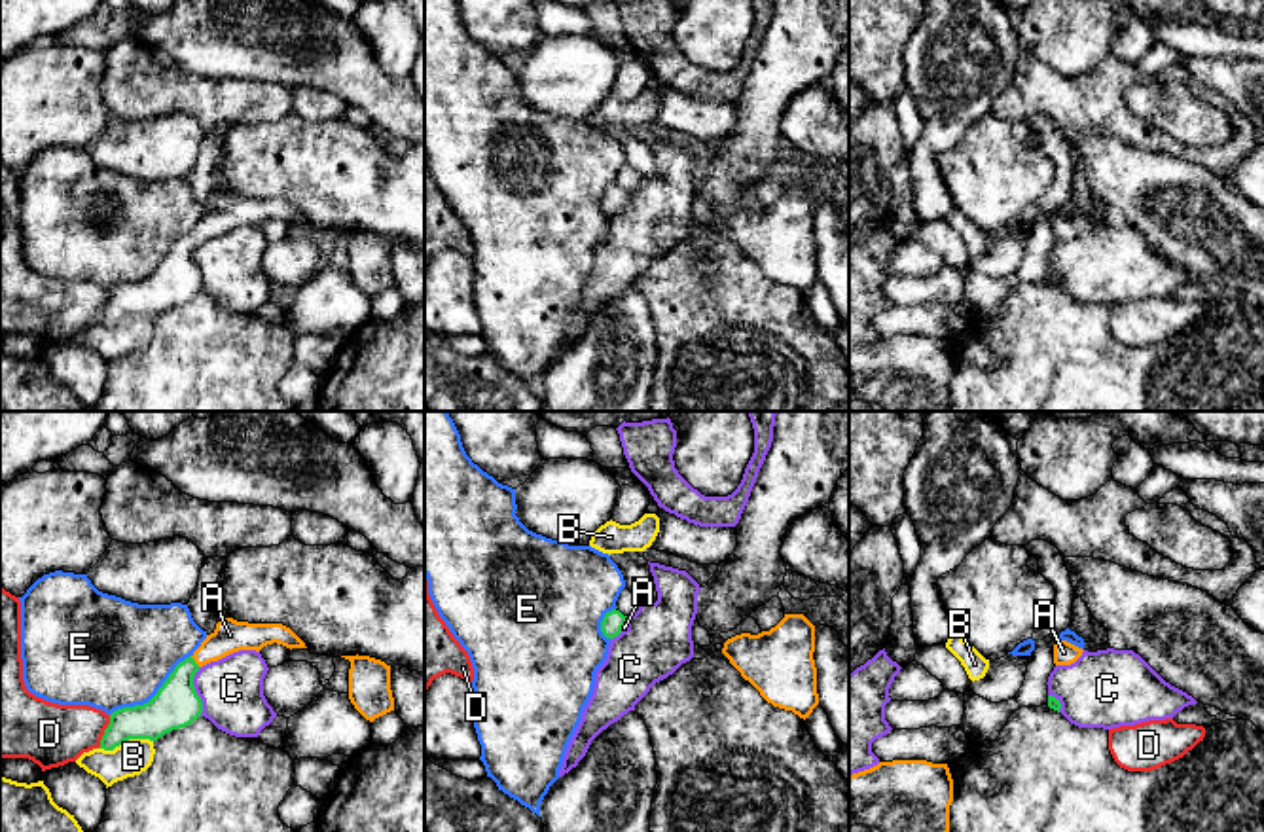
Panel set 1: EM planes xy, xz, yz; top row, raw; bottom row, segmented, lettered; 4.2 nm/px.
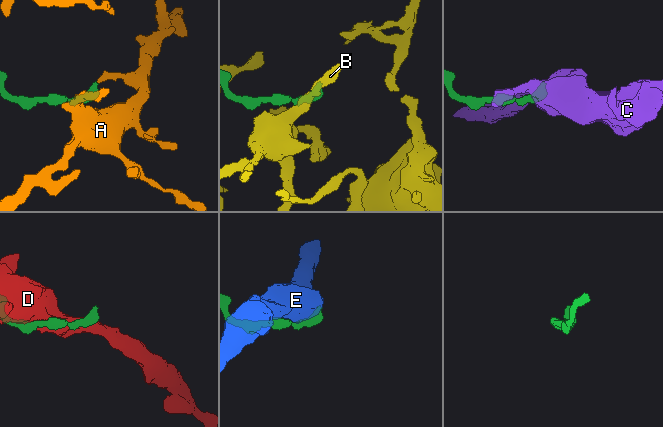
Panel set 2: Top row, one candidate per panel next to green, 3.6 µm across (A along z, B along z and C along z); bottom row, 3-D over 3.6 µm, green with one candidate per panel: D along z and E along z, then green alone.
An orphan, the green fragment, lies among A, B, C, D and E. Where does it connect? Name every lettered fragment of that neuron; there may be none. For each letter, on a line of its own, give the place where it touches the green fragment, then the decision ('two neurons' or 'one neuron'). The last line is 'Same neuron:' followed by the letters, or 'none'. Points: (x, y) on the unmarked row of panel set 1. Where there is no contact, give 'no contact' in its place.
A: contact xy (194, 237); one neuron
B: contact xy (126, 315); two neurons
C: contact xy (196, 268); two neurons
D: contact xy (105, 307); two neurons
E: contact xy (154, 271); two neurons
Same neuron: A

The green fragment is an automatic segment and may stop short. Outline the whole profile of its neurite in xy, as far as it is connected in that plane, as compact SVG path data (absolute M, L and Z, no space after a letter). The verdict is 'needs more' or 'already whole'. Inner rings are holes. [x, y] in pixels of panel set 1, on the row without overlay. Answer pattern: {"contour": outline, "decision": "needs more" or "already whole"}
{"contour": "M224 193L216 205L207 210L201 222L180 237L157 269L144 280L123 282L110 290L100 322L114 326L129 315L157 317L172 305L180 305L197 296L203 288L203 277L195 267L195 248L239 226L260 227L267 220L286 224L307 224L305 218L282 199L248 199Z", "decision": "needs more"}

